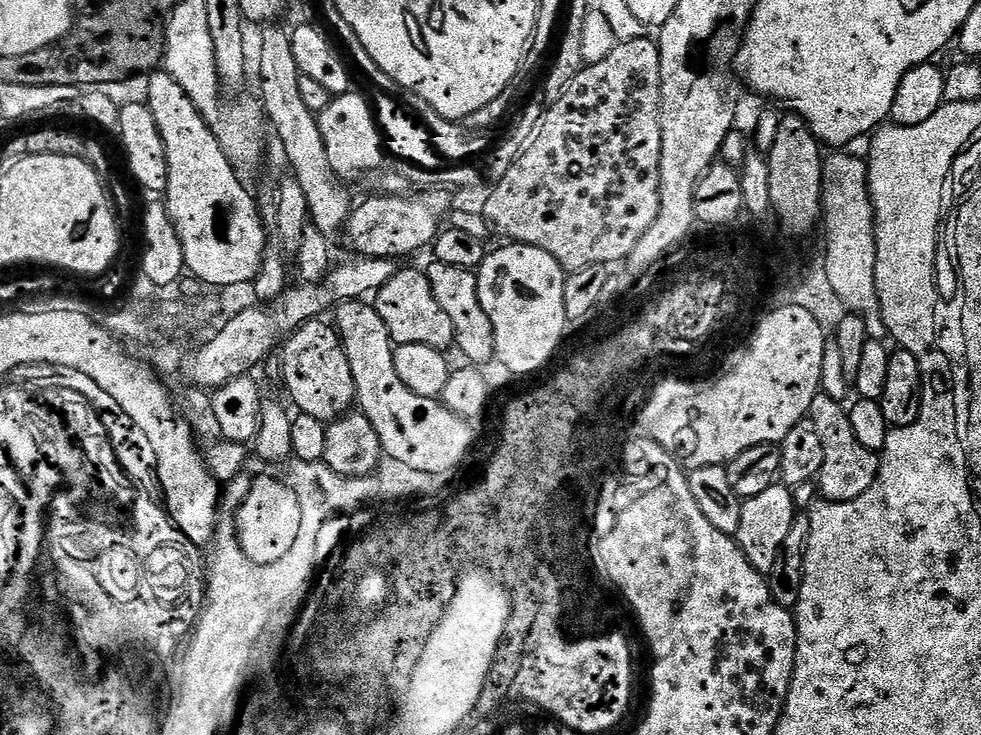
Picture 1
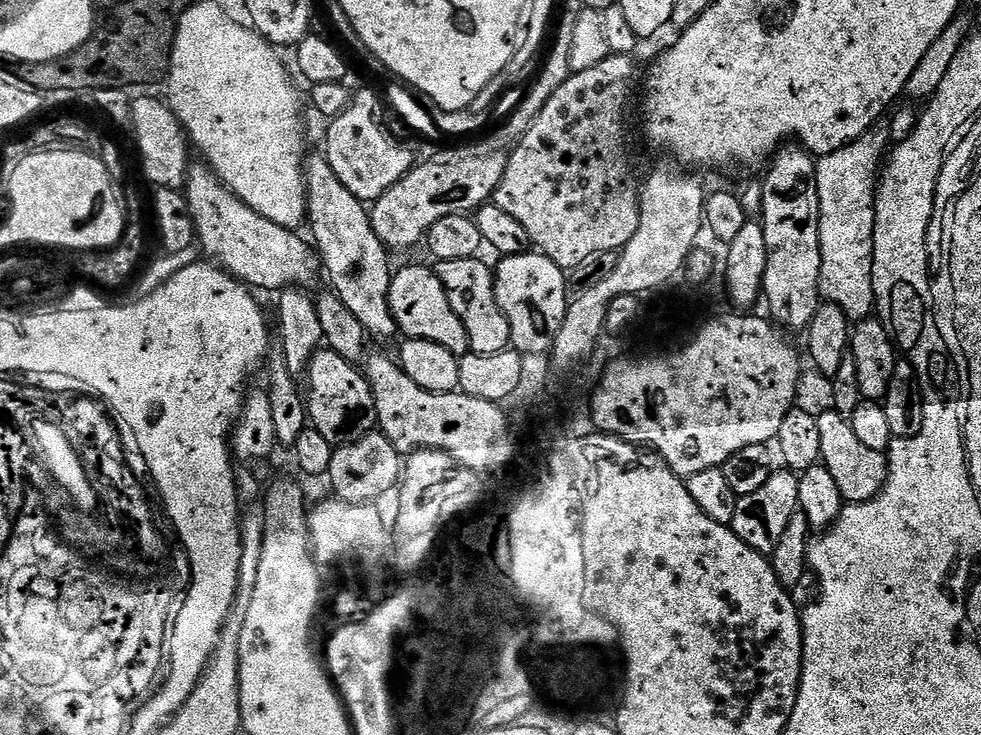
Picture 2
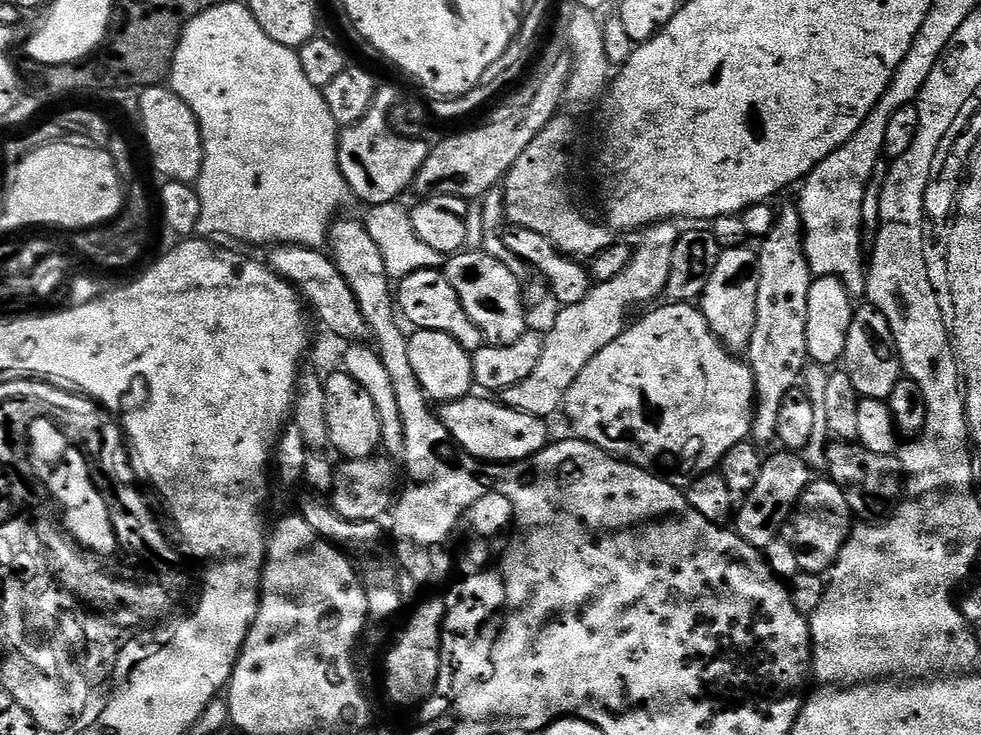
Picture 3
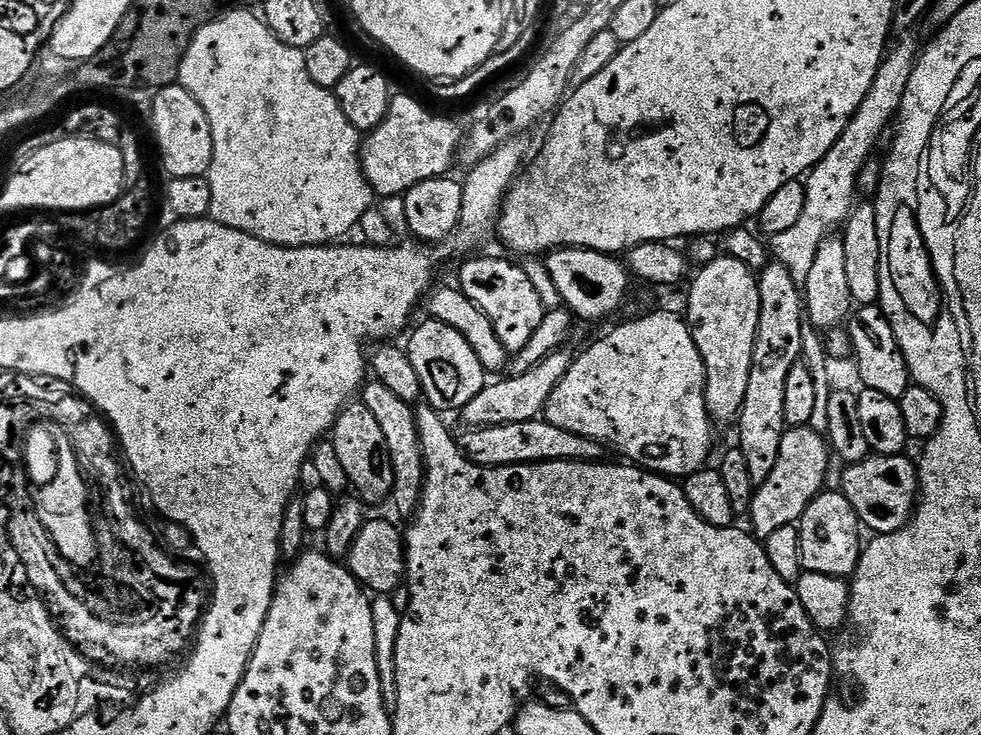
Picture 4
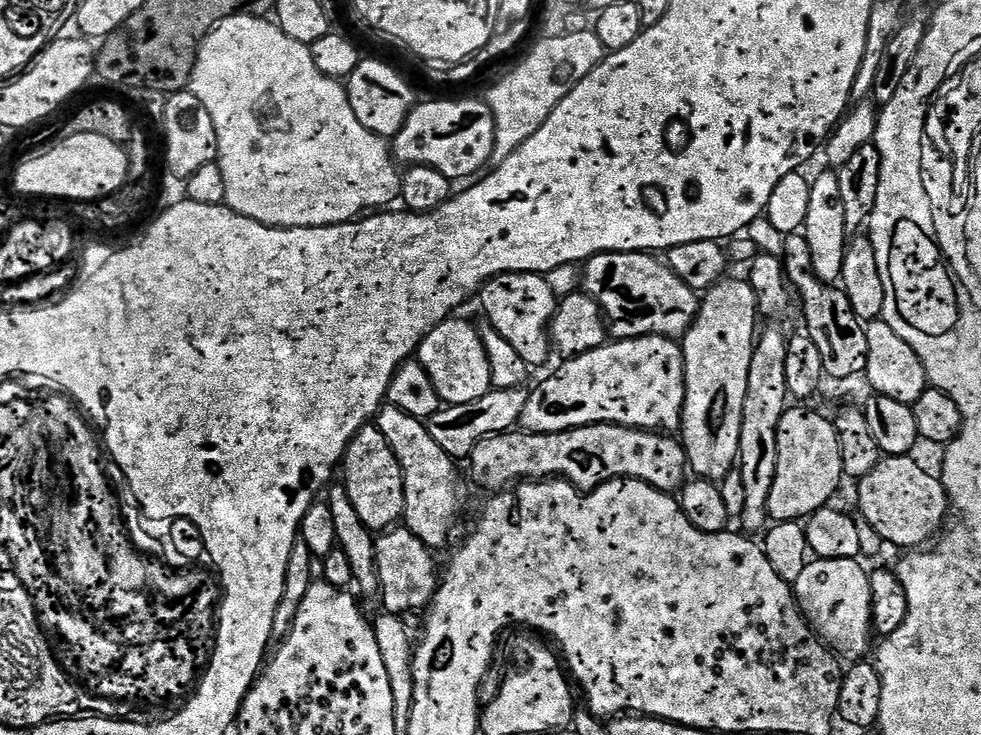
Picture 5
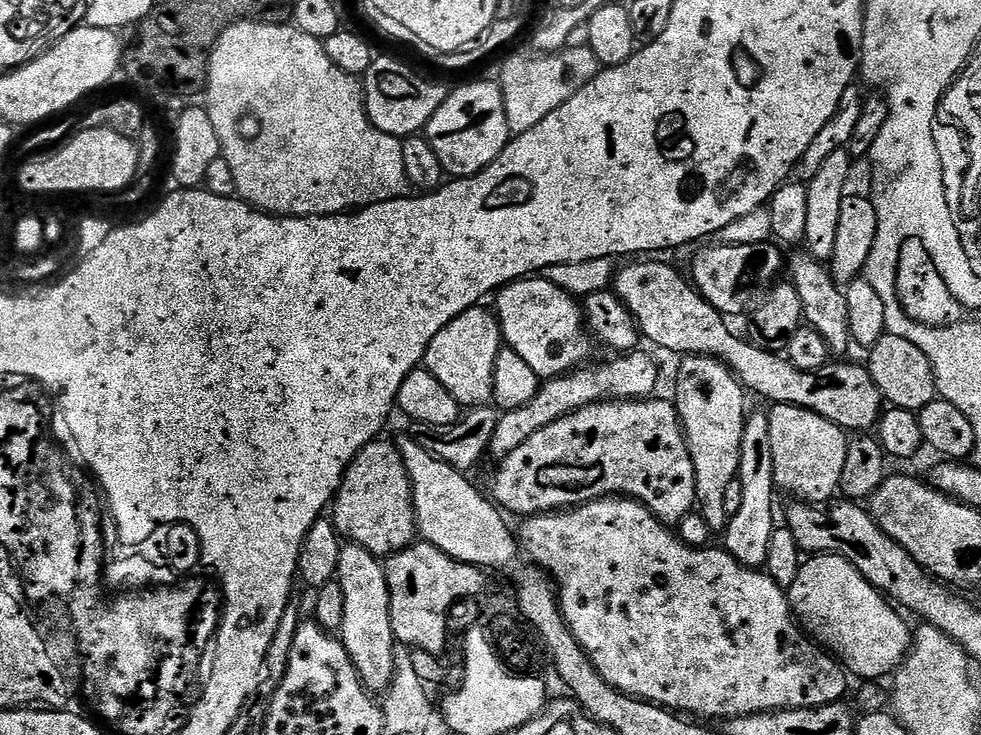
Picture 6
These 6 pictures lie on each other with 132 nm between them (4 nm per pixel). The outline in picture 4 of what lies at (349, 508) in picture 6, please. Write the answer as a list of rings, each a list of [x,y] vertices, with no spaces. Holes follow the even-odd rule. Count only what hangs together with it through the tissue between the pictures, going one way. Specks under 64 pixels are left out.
[[[349,402],[336,417],[336,423],[332,425],[330,441],[334,449],[338,452],[338,459],[342,462],[342,467],[346,472],[349,485],[355,490],[355,495],[359,497],[365,505],[376,504],[379,500],[387,501],[392,494],[394,486],[394,466],[390,462],[390,446],[386,446],[386,438],[378,426],[378,421],[374,419],[374,414],[366,410],[362,402]]]

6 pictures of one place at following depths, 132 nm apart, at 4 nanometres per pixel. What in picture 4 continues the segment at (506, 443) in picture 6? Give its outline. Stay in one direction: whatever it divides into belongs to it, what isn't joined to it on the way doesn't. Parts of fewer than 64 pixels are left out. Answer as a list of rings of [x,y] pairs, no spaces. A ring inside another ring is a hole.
[[[652,312],[649,316],[642,317],[641,320],[628,320],[625,324],[618,325],[609,336],[604,336],[601,340],[594,341],[581,356],[577,355],[568,367],[568,373],[562,378],[562,382],[558,382],[558,386],[554,388],[554,394],[550,394],[542,416],[548,423],[558,426],[558,430],[566,430],[570,434],[585,436],[587,440],[599,440],[605,445],[613,444],[624,455],[621,457],[635,462],[639,467],[647,471],[669,478],[687,478],[699,472],[701,468],[709,463],[708,455],[712,452],[712,428],[714,429],[714,421],[708,415],[708,407],[704,397],[705,382],[704,359],[694,342],[692,330],[688,326],[687,319],[681,313],[679,316],[676,312]]]

